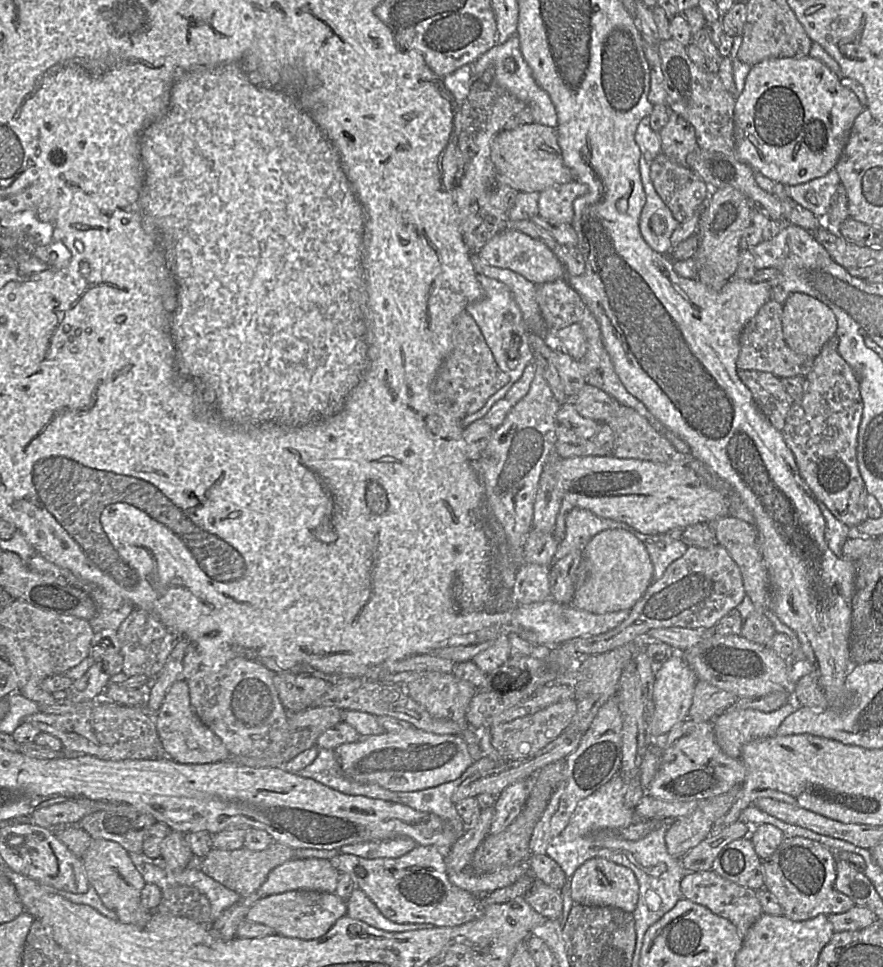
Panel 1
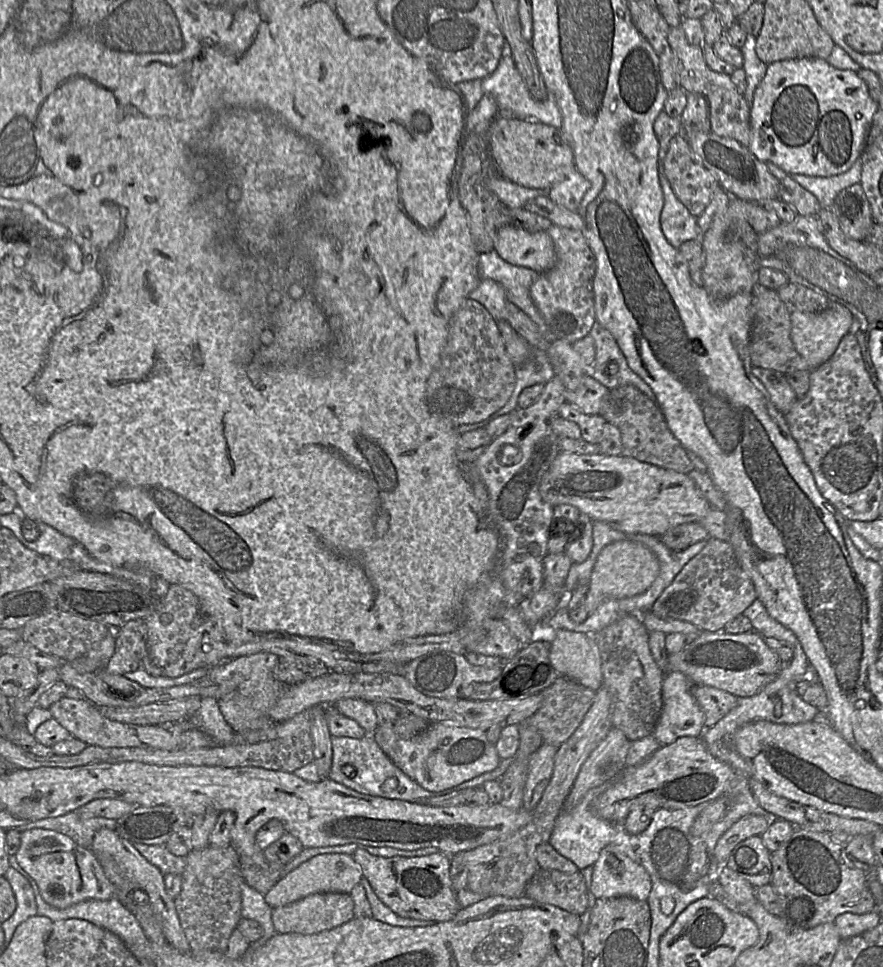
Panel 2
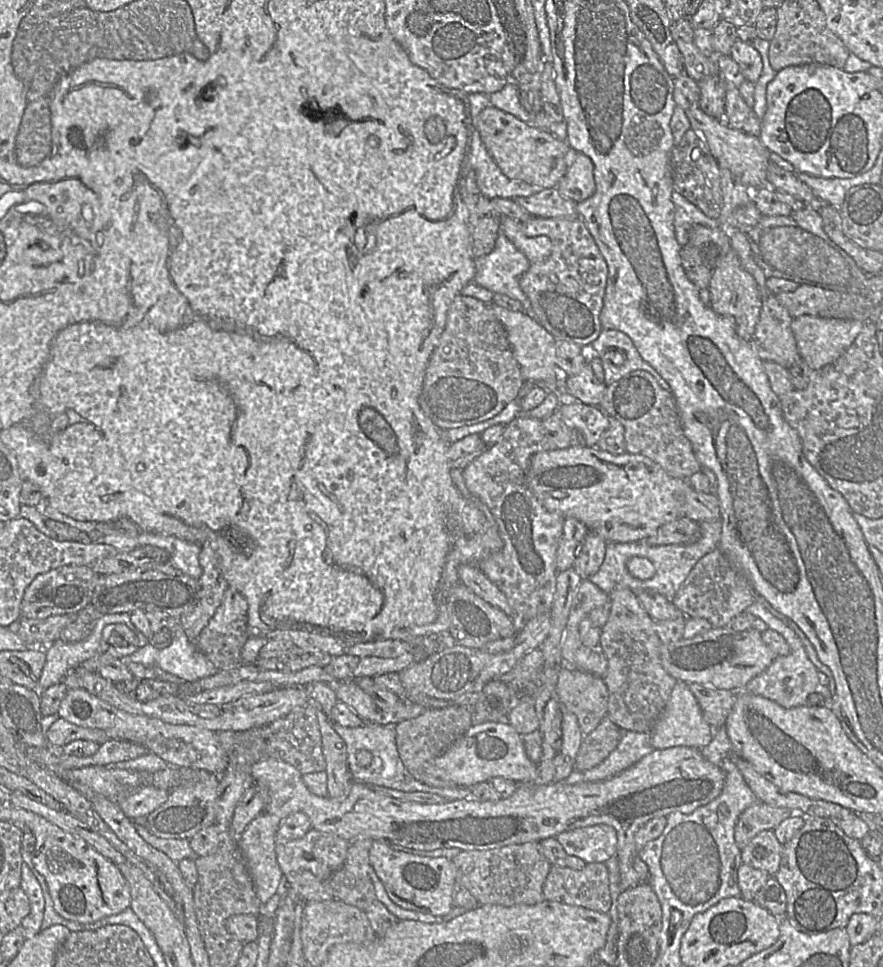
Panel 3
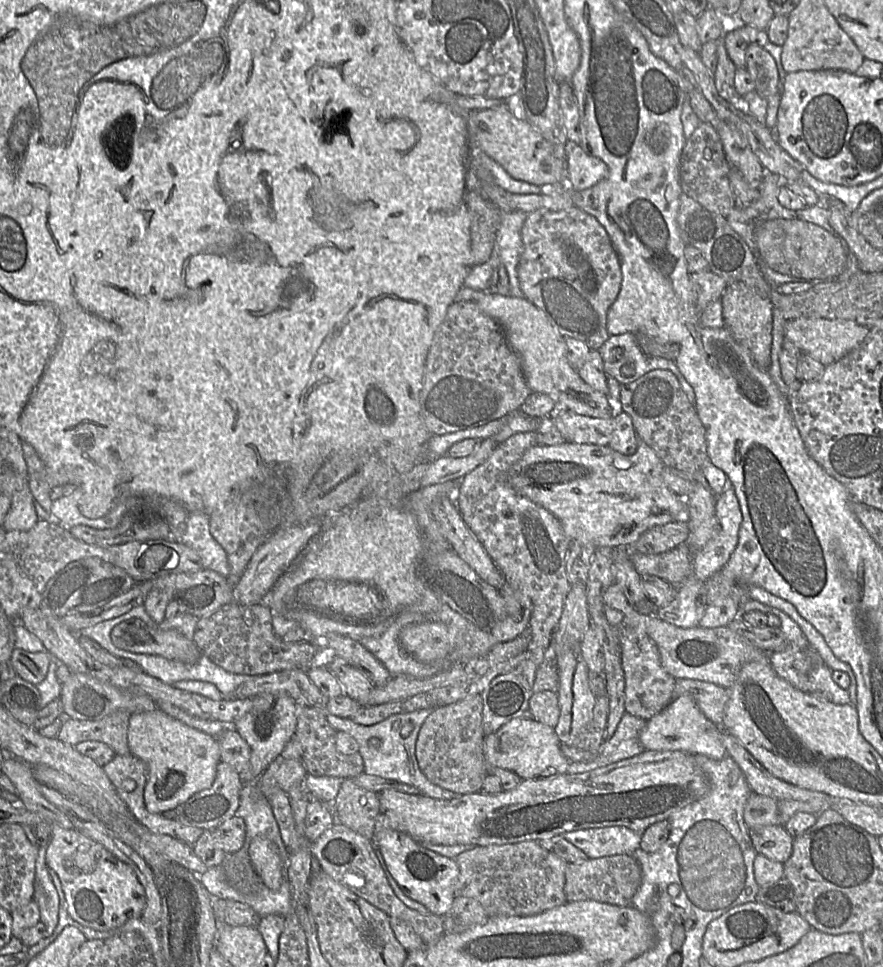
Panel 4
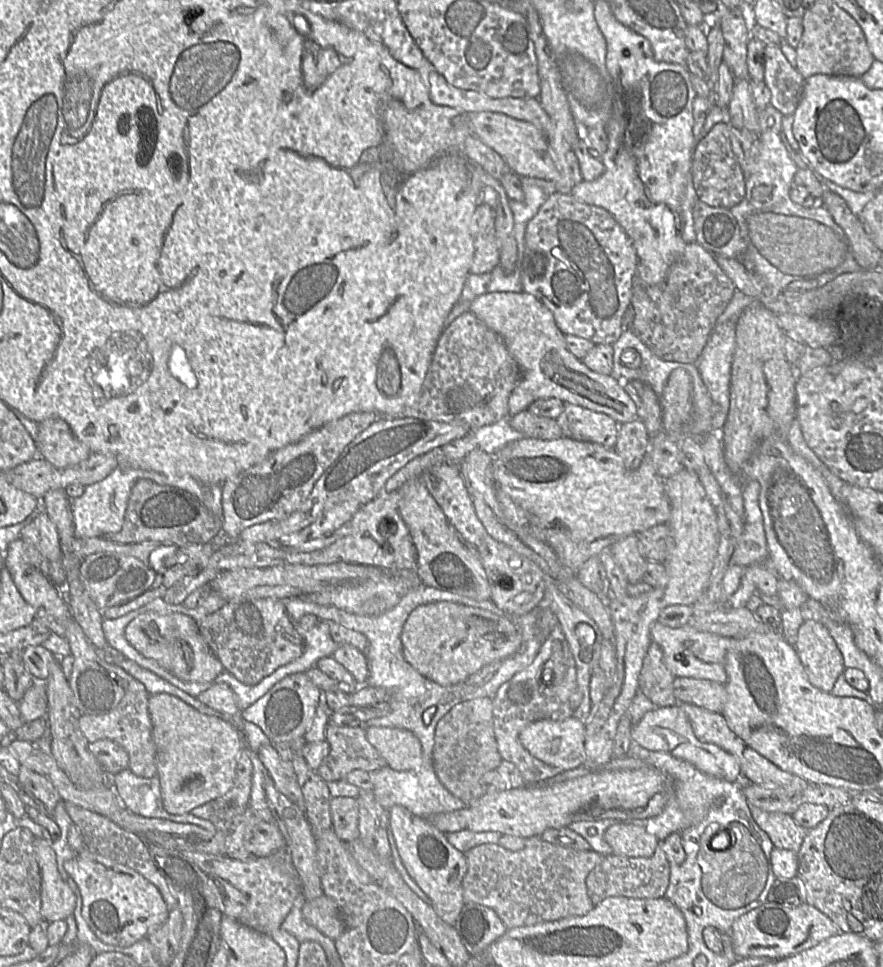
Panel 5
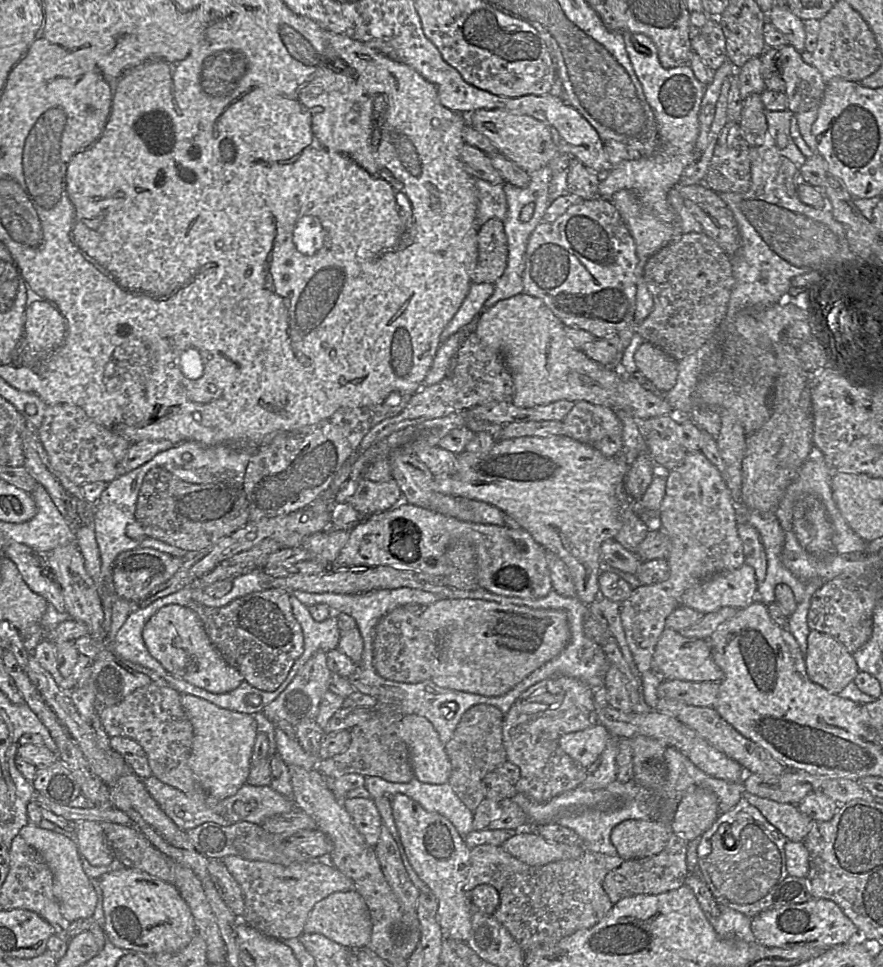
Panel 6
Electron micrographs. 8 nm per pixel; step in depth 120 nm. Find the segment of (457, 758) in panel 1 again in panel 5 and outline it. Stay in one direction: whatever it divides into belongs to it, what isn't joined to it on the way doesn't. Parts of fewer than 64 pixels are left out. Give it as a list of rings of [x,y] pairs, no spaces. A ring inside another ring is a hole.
[[[574,717],[561,720],[541,719],[524,727],[519,740],[533,757],[562,771],[568,771],[585,763],[585,731],[586,725]]]

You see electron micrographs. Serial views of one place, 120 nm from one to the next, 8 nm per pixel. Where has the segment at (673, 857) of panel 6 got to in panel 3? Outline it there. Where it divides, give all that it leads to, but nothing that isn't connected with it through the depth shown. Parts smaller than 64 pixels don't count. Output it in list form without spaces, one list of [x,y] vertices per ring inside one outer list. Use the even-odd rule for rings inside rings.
[[[606,862],[586,864],[582,870],[552,865],[543,885],[543,895],[545,900],[549,902],[579,906],[601,913],[608,913],[612,910],[614,903]]]

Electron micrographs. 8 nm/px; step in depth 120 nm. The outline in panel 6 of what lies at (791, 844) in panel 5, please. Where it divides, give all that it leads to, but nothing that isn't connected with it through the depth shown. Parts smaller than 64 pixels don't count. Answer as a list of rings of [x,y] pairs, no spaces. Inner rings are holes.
[[[747,792],[744,798],[756,807],[788,841],[804,842],[812,820],[800,812],[797,805],[779,803]]]

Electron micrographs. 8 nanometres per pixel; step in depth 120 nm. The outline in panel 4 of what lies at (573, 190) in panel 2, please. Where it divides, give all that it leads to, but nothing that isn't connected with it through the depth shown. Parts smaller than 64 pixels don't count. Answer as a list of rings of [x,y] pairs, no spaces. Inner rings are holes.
[[[567,142],[566,164],[566,182],[576,191],[593,187],[608,174],[608,167],[602,160],[588,154],[575,142]]]

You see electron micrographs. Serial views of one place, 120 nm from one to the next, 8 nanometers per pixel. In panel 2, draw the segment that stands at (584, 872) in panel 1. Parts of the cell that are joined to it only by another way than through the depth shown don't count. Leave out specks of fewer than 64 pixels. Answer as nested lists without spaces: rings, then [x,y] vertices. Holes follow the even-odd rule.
[[[617,845],[606,846],[590,871],[589,893],[593,899],[630,897],[646,901],[652,888],[646,869],[629,858]]]

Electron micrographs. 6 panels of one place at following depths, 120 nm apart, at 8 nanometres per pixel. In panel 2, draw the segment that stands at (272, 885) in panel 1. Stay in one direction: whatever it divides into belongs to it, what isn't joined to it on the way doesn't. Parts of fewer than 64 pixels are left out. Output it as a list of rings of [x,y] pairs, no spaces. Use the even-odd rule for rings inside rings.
[[[319,854],[301,863],[297,868],[280,878],[265,894],[265,902],[271,908],[287,906],[309,895],[318,893],[347,893],[363,878],[361,866],[350,854]]]

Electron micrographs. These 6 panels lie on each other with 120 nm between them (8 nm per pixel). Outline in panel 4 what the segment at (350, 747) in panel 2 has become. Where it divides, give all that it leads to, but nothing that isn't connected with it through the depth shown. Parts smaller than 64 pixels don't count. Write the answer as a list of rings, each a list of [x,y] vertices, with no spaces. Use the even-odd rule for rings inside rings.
[[[433,709],[417,710],[409,713],[394,714],[385,720],[370,726],[363,726],[349,718],[339,718],[326,714],[327,722],[336,730],[350,735],[358,744],[358,753],[364,763],[363,773],[406,784],[418,789],[421,795],[438,799],[451,800],[459,797],[458,794],[445,790],[433,783],[421,772],[415,758],[415,744],[417,734]],[[371,739],[379,740],[379,747],[368,745]]]

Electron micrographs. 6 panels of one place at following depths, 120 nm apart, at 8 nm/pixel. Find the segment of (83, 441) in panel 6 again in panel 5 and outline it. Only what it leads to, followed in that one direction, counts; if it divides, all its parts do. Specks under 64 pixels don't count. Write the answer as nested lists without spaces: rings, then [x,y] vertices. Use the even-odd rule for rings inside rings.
[[[59,417],[47,418],[38,424],[37,451],[40,458],[59,469],[77,465],[92,453]]]

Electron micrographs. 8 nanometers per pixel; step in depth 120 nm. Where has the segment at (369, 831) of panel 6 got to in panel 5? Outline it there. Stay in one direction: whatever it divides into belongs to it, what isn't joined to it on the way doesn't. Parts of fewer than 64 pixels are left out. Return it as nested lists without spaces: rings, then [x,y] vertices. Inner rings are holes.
[[[337,797],[330,802],[332,829],[344,842],[360,838],[359,812],[356,798]]]

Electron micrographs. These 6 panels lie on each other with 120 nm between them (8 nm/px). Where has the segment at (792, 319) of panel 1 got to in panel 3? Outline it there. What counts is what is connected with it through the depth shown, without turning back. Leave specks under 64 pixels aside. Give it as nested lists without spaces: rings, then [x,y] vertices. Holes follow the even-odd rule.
[[[802,315],[793,318],[791,328],[801,359],[813,370],[818,370],[837,360],[851,346],[863,329],[864,323],[859,320]]]

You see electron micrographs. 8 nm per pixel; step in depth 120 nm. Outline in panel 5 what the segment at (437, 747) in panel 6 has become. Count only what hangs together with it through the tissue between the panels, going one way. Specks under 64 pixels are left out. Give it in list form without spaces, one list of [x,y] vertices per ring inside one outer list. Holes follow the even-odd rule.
[[[370,727],[367,740],[396,771],[411,771],[422,764],[422,746],[409,730],[389,727]]]

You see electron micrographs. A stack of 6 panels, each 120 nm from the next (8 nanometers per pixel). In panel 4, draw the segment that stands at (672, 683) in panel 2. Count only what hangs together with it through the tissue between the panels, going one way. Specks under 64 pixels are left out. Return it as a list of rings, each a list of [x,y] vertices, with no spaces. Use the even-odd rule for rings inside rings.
[[[681,695],[674,697],[660,713],[646,722],[639,741],[645,750],[682,751],[720,760],[727,756],[721,743],[720,730],[704,716],[692,696]]]

